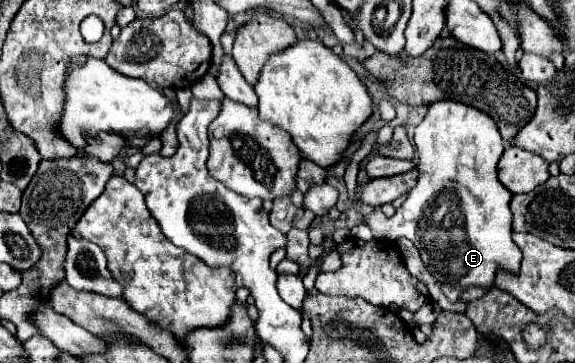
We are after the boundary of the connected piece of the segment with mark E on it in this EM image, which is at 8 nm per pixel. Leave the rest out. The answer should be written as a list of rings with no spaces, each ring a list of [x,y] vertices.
[[[438,101],[428,107],[428,115],[416,127],[414,143],[420,153],[416,165],[420,177],[416,187],[408,193],[406,201],[398,207],[394,217],[386,217],[382,211],[374,209],[370,215],[364,215],[362,221],[370,227],[374,239],[392,239],[406,237],[420,251],[422,263],[430,275],[440,283],[460,283],[462,287],[482,287],[492,289],[496,271],[506,271],[518,275],[522,251],[512,241],[512,211],[510,201],[512,193],[498,181],[498,161],[504,153],[504,141],[496,123],[482,111],[456,101]]]

